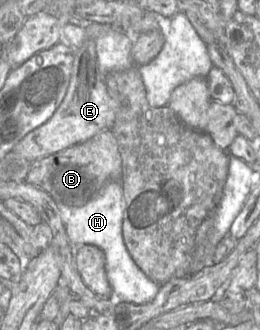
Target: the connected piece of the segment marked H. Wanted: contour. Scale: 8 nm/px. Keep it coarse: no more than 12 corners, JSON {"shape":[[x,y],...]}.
{"shape":[[108,182],[81,207],[57,203],[74,246],[105,255],[116,300],[142,305],[158,294],[122,235],[123,189]]}

